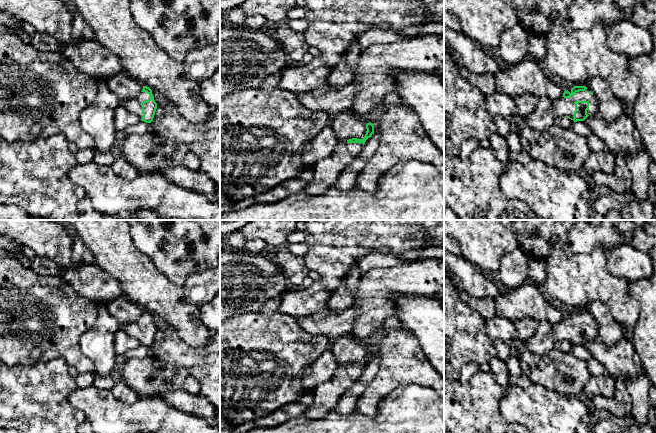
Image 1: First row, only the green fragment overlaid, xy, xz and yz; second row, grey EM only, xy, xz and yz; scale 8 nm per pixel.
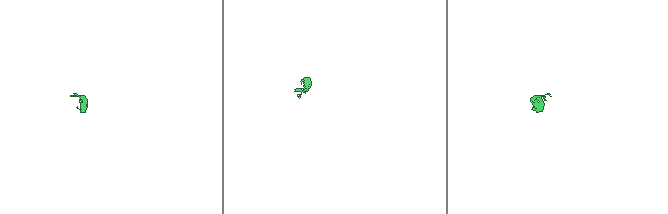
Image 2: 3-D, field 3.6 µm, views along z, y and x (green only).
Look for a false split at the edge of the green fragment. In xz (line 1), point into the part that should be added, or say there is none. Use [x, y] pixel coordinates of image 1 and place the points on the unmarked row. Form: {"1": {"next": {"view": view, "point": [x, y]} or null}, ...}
{"1": {"next": {"view": "xz", "point": [353, 373]}}}

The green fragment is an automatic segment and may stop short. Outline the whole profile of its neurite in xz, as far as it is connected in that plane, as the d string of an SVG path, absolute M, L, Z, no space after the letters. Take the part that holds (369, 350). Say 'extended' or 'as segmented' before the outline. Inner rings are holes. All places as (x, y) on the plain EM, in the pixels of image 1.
extended; M369 346L366 348L366 353L366 358L362 363L352 362L347 365L340 366L336 371L336 375L347 377L353 382L356 381L362 374L366 364L374 357L374 349Z

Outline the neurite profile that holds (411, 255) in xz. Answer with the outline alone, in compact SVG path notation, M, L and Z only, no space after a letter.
M444 243L443 244L428 244L418 250L414 250L414 251L409 251L409 252L400 252L397 253L396 255L400 256L403 259L409 260L409 261L415 261L417 258L420 257L421 255L421 251L424 248L428 248L428 247L432 247L432 246L436 246L436 247L444 247Z

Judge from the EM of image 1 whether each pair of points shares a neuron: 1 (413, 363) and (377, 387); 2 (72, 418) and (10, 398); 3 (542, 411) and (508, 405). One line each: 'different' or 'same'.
1: same
2: same
3: same

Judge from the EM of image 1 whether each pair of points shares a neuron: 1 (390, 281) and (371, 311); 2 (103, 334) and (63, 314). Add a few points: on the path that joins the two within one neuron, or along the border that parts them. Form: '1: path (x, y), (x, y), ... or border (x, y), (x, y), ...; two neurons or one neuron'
1: path (383, 288), (375, 296), (373, 304); one neuron
2: border (97, 305), (97, 320), (81, 336), (80, 349); two neurons

